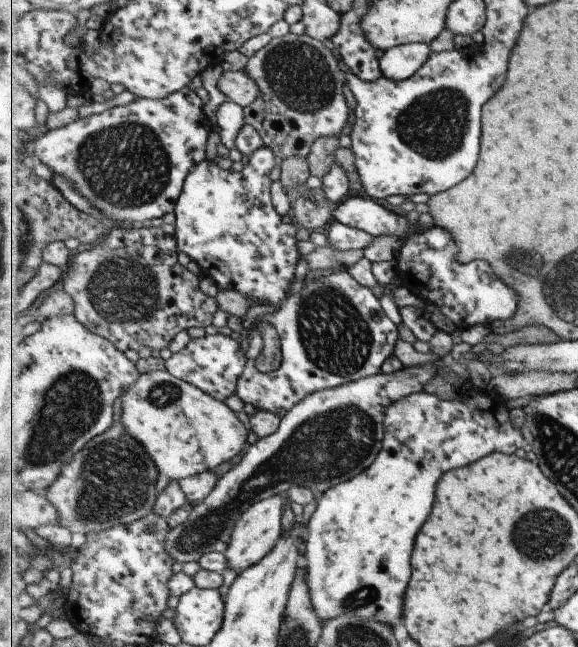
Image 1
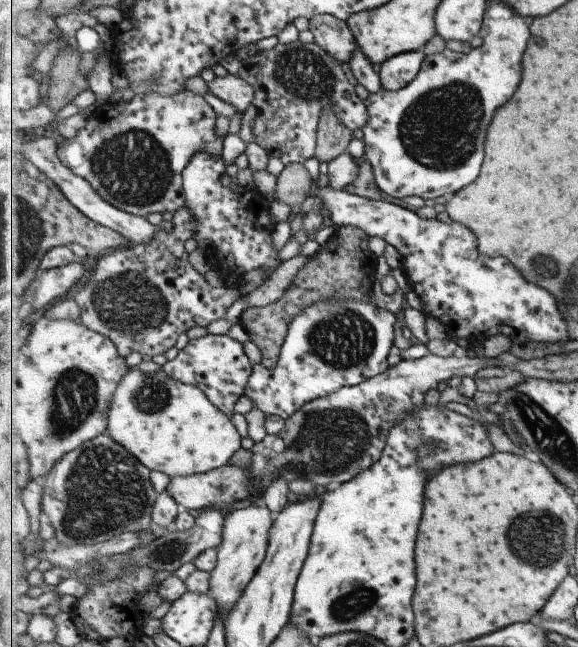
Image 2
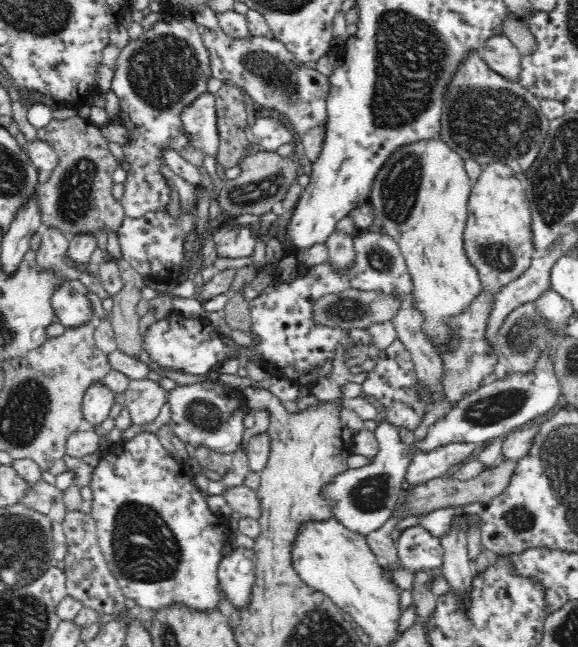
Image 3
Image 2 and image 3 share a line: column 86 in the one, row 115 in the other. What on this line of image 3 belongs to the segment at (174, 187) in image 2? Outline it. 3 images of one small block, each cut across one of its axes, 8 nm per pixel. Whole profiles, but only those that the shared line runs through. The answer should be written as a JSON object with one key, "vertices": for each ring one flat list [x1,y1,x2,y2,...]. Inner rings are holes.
{"vertices":[[163,3,162,12,168,14,167,18,154,23,138,39,130,39,120,49,111,80,111,90,118,96,124,111,122,126,134,140,131,146,124,147,124,159,130,167,130,174,120,202,127,219,138,219,170,202,168,173,161,172,164,162,162,148,174,148,180,153,190,146,180,122,181,108,207,92,208,78,211,77,209,54,191,10,183,5,172,7]]}

